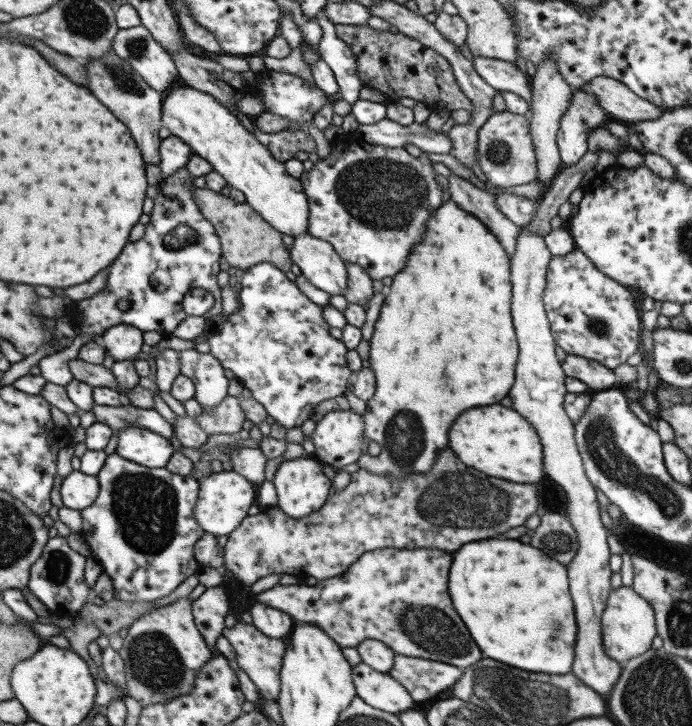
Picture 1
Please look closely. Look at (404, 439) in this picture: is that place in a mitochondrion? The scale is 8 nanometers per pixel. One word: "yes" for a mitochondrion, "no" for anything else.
yes

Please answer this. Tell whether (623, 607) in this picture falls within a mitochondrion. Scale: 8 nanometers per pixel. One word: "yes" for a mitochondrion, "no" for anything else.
no

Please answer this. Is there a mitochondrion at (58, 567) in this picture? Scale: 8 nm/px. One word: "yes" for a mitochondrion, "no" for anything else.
yes

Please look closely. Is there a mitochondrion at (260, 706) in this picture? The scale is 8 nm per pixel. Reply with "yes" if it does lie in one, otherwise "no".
no

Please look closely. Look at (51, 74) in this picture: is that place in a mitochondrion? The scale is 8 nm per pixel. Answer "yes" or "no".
no

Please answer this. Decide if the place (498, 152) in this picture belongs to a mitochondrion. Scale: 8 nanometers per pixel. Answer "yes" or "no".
yes

